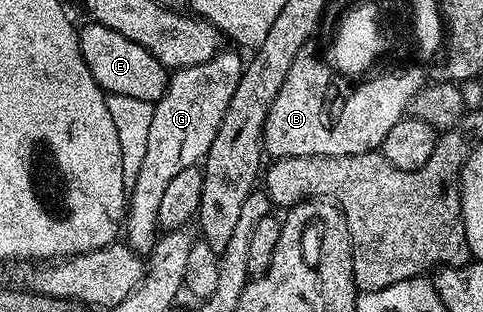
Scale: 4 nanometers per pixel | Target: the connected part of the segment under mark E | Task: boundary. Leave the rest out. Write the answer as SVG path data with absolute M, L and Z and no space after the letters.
M90 20L88 24L80 26L77 38L97 86L106 94L132 95L135 99L156 103L169 85L170 70L161 65L155 55L139 47L139 43L131 43L127 35L119 35L119 31L111 31L111 27L103 27L98 21Z

